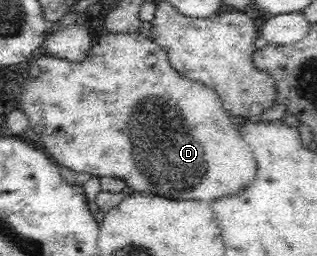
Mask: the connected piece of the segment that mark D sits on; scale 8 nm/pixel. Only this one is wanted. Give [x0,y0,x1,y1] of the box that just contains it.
[20,32,257,202]

